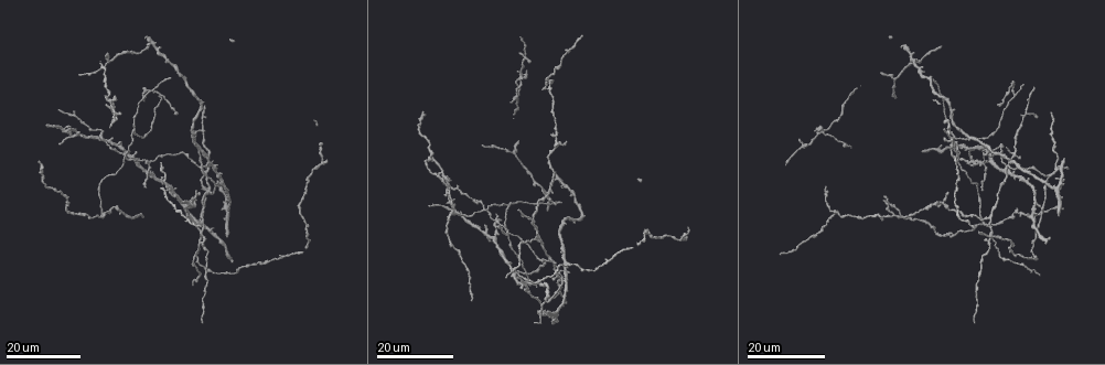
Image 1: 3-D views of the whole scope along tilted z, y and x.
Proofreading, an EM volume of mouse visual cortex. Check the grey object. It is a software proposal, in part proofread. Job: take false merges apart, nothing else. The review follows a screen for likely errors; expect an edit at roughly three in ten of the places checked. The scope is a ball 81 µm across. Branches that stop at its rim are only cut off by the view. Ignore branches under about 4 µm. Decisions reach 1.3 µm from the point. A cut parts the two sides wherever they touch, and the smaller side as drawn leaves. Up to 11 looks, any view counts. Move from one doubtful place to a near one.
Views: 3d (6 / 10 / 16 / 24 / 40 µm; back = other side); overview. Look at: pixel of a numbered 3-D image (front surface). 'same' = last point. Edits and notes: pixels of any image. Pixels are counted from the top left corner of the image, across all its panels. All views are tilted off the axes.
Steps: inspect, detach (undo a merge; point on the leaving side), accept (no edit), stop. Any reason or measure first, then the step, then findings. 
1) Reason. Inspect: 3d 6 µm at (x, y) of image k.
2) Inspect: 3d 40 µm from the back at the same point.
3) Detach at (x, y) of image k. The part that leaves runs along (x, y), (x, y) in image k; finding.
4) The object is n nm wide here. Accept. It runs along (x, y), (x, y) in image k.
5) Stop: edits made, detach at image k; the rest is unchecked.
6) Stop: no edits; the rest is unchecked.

Arms part here. Inspect: 3d 16 µm at (893, 216) of image 1.

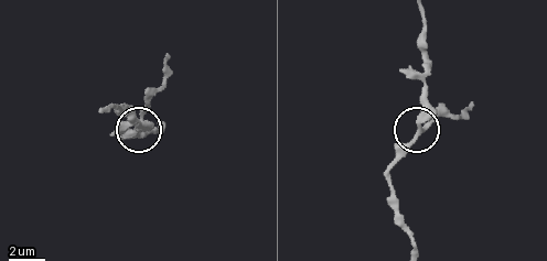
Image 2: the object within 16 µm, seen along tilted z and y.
Inspect: 3d 10 µm at (422, 126) of image 2.

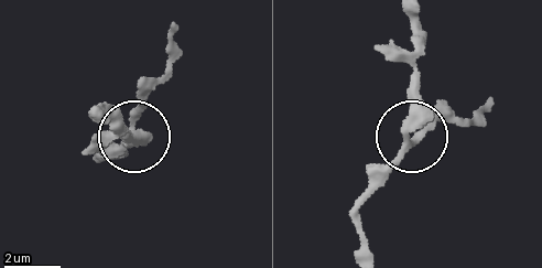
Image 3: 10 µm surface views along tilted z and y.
3 arms meet here. Accept. It runs along (370, 253), (361, 223), (366, 188), (448, 111) in image 3; one neuron here.

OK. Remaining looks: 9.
Three arms meet. Inspect: 3d 16 µm at (451, 215) of image 1.

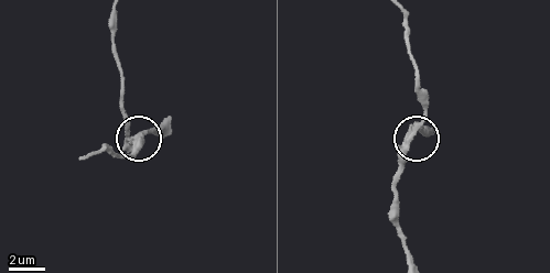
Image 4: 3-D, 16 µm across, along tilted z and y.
Inspect: 3d 6 µm at (413, 137) of image 4.

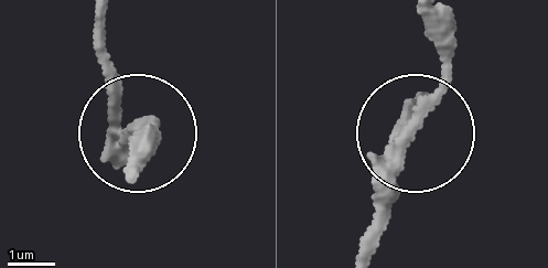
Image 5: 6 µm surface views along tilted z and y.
3 arms meet here. Detach at (111, 86) of image 5. The part that leaves runs along (109, 128), (105, 17) in image 5; a second neuron is stuck on.

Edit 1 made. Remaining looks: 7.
Inspect: overview.

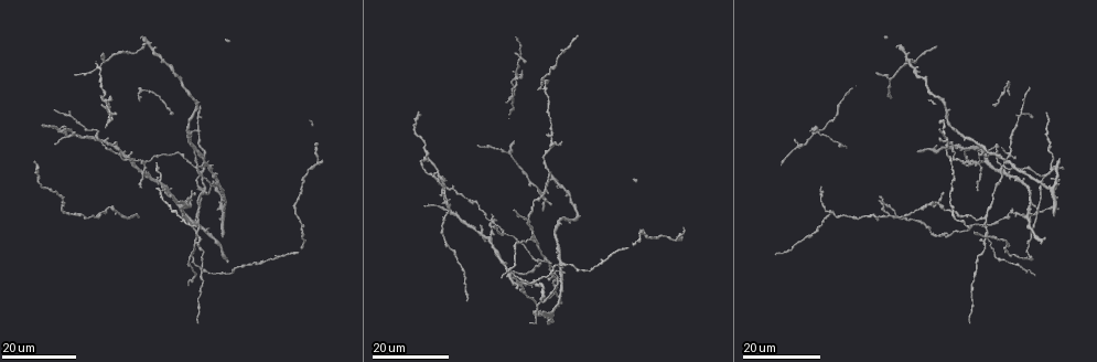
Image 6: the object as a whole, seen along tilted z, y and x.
Four arms meet. Inspect: 3d 16 µm at (963, 146) of image 6.

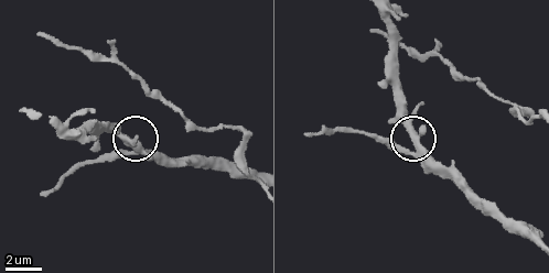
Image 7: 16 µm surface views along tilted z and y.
Zoom in. Inspect: 3d 10 µm at (416, 142) of image 7.

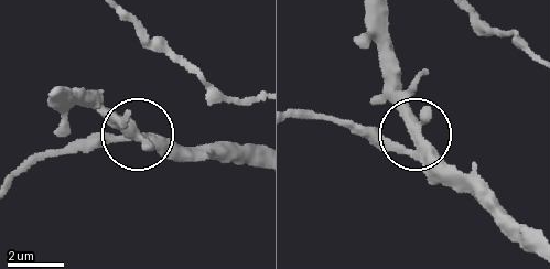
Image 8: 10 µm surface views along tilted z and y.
The object is 380 nm wide here. Accept. It runs along (531, 243), (416, 139), (376, 146), (355, 133) in image 8; one neuron here.

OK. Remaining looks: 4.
Side arm on a straight run. Inspect: 3d 16 µm at (988, 160) of image 6.

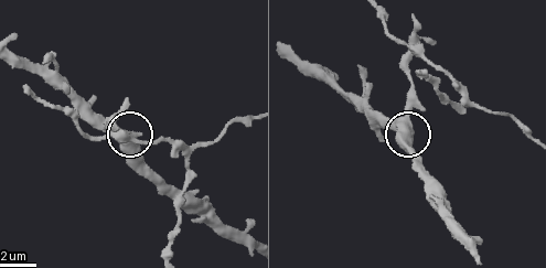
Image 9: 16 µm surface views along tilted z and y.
Inspect: 3d 6 µm at the same point.

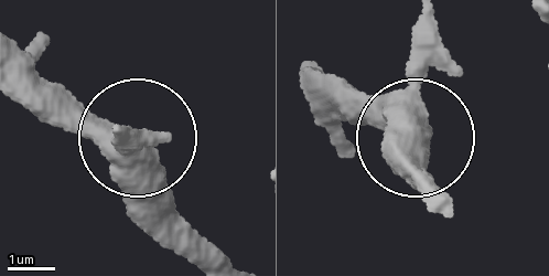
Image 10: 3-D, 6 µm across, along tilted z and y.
The side arm is 35 µm long. Accept. One neuron here.

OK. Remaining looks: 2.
Inspect: 3d 24 µm at (203, 176) of image 6.

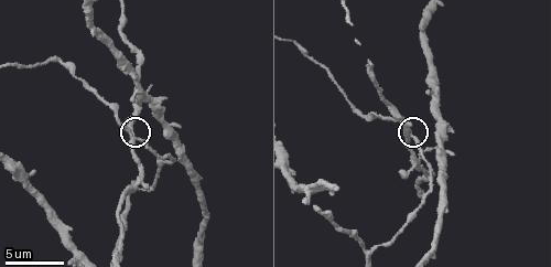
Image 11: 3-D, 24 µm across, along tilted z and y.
Inspect: 3d 10 µm at (130, 142) of image 11.

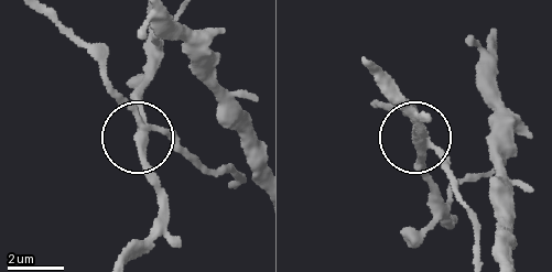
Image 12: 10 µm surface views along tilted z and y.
The object is 280 nm wide here. Accept. One neuron here.

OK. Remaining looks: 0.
Stop: edits made, detach at image 5; the rest is unchecked.

